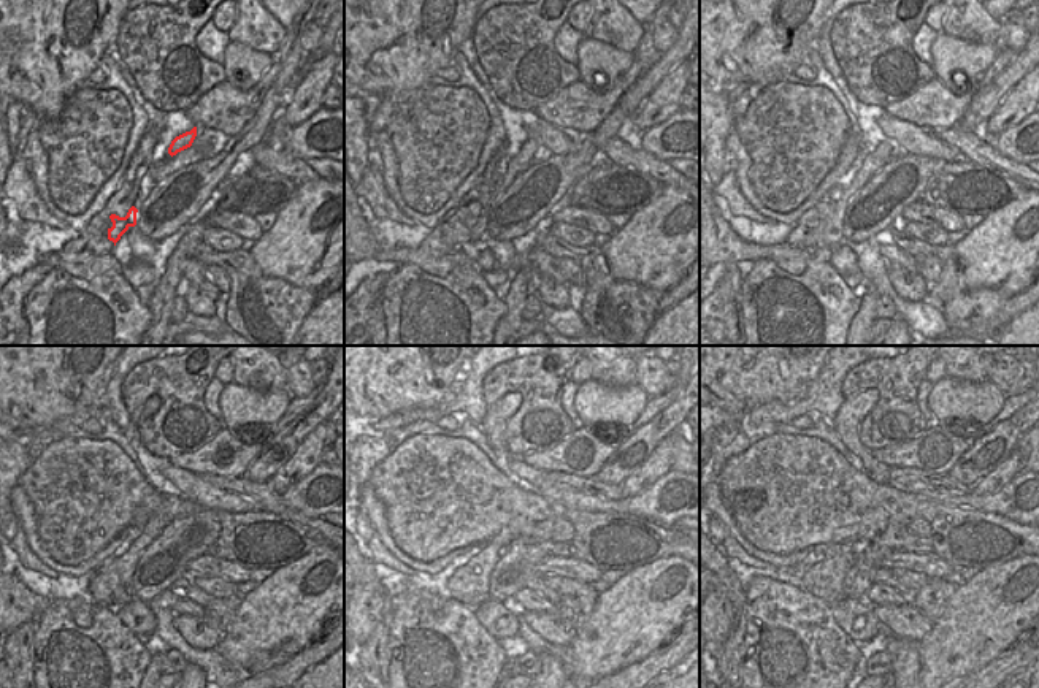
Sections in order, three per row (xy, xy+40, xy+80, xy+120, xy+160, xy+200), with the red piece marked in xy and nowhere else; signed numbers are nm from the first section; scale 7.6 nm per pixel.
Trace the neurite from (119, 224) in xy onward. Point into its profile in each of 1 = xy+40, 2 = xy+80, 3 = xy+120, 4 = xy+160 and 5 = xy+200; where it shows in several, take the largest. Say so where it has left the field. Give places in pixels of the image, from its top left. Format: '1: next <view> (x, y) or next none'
1: next xy+40 (470, 230)
2: next xy+80 (827, 232)
3: next xy+120 (115, 587)
4: next xy+160 (470, 582)
5: next xy+200 (825, 580)

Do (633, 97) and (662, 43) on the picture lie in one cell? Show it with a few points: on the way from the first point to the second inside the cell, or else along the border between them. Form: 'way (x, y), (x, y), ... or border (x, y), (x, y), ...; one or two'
border (679, 30), (674, 42), (660, 54); two

